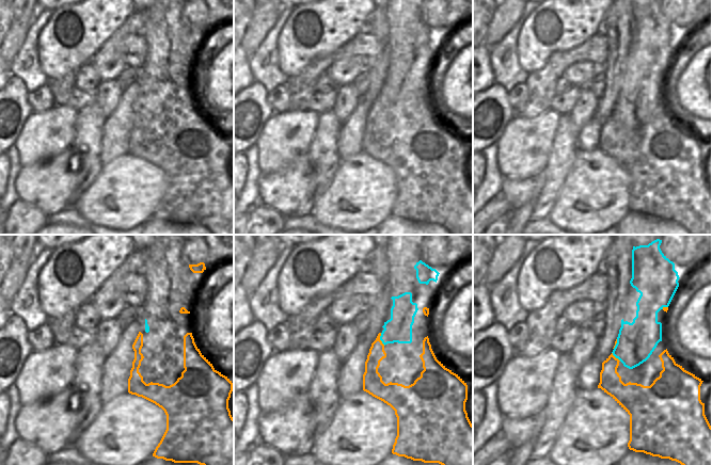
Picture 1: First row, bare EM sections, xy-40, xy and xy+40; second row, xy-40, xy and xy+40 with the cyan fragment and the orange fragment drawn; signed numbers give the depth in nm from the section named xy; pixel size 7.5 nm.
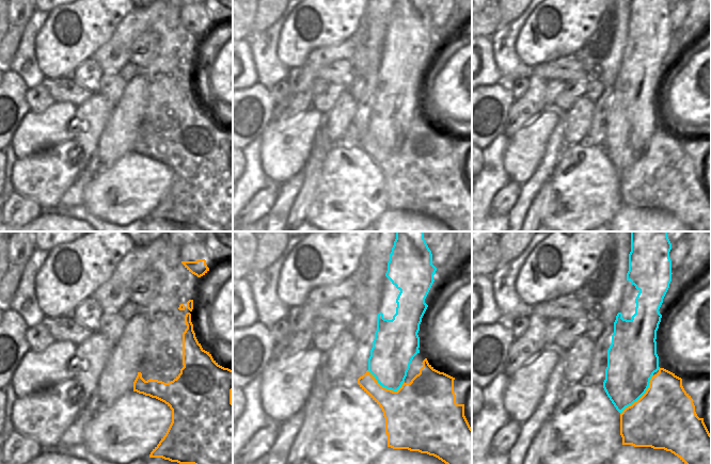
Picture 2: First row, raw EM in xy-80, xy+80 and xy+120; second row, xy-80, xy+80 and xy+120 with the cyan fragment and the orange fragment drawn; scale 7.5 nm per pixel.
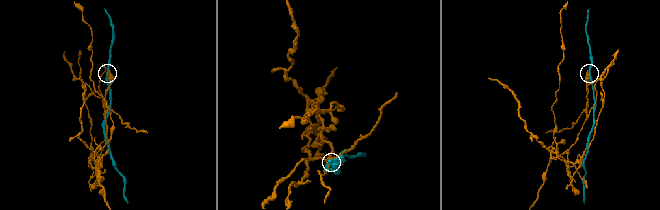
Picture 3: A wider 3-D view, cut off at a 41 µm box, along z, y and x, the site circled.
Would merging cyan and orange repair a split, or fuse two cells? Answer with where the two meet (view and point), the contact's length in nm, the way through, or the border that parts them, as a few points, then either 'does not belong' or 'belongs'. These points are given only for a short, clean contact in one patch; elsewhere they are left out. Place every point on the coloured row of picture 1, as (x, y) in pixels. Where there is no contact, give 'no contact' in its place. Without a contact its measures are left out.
contact xy (380, 339); length 100 nm; does not belong

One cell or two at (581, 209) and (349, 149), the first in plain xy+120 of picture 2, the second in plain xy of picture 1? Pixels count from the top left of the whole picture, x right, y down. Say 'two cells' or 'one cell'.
two cells

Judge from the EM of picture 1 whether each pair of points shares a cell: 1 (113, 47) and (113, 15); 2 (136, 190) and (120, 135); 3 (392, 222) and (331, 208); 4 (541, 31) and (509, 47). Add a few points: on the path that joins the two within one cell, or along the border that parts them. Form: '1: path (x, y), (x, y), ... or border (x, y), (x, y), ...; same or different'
1: border (129, 15), (96, 52); different
2: border (127, 153), (103, 164); different
3: border (392, 214), (381, 223); different
4: border (525, 20), (517, 39), (517, 58), (521, 68); different

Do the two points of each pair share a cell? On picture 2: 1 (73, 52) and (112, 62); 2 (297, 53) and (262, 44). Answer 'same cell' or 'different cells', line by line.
1: different cells
2: different cells

